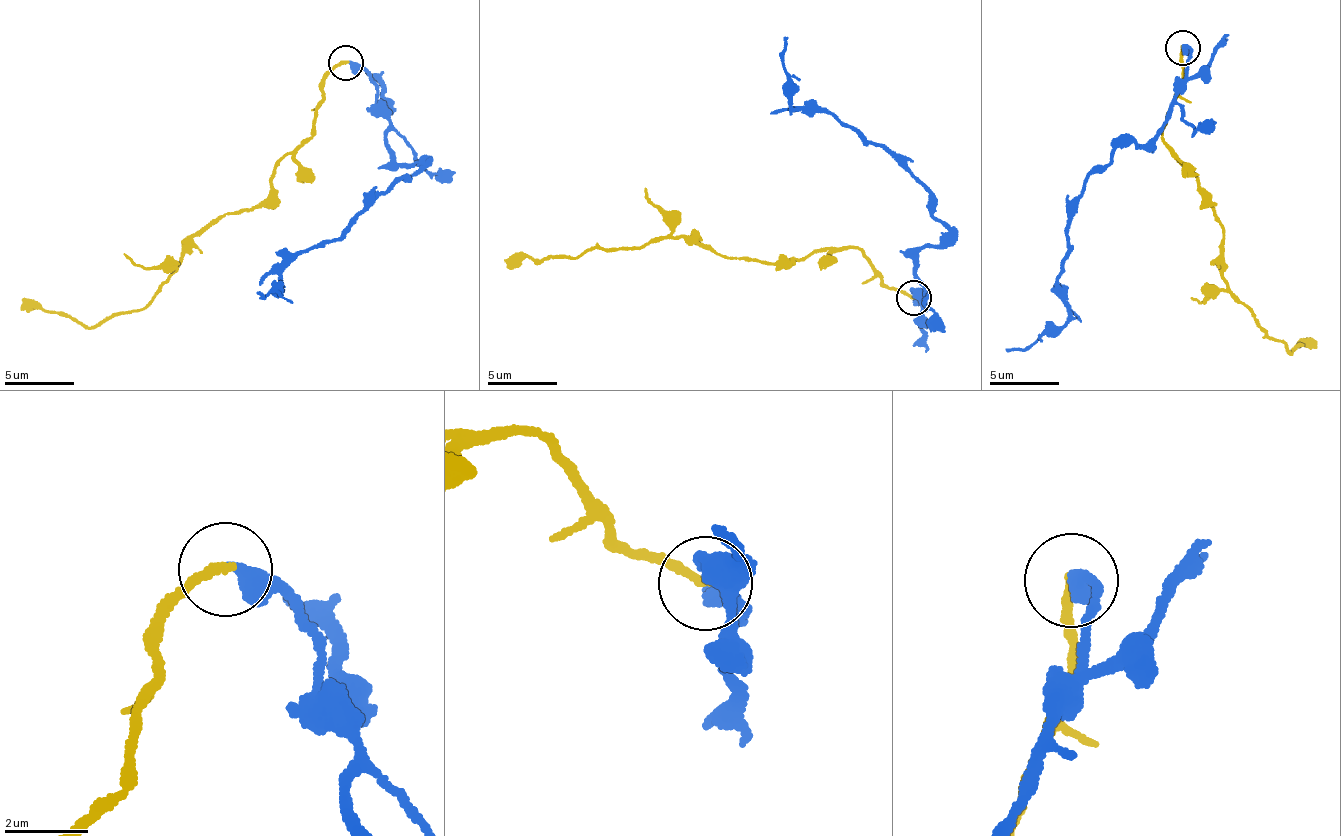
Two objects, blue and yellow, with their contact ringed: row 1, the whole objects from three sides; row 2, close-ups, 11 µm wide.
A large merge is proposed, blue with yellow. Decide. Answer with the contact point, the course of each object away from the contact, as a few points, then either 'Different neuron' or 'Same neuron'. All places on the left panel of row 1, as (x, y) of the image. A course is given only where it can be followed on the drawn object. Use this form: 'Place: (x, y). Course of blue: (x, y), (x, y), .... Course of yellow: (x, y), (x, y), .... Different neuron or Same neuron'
Place: (345, 62). Course of blue: (344, 60), (377, 91), (388, 154), (420, 168), (344, 233), (301, 254), (280, 289), (259, 292). Course of yellow: (344, 63), (325, 80), (312, 135), (280, 156), (268, 194), (193, 238), (142, 309), (84, 328), (22, 304). Same neuron

